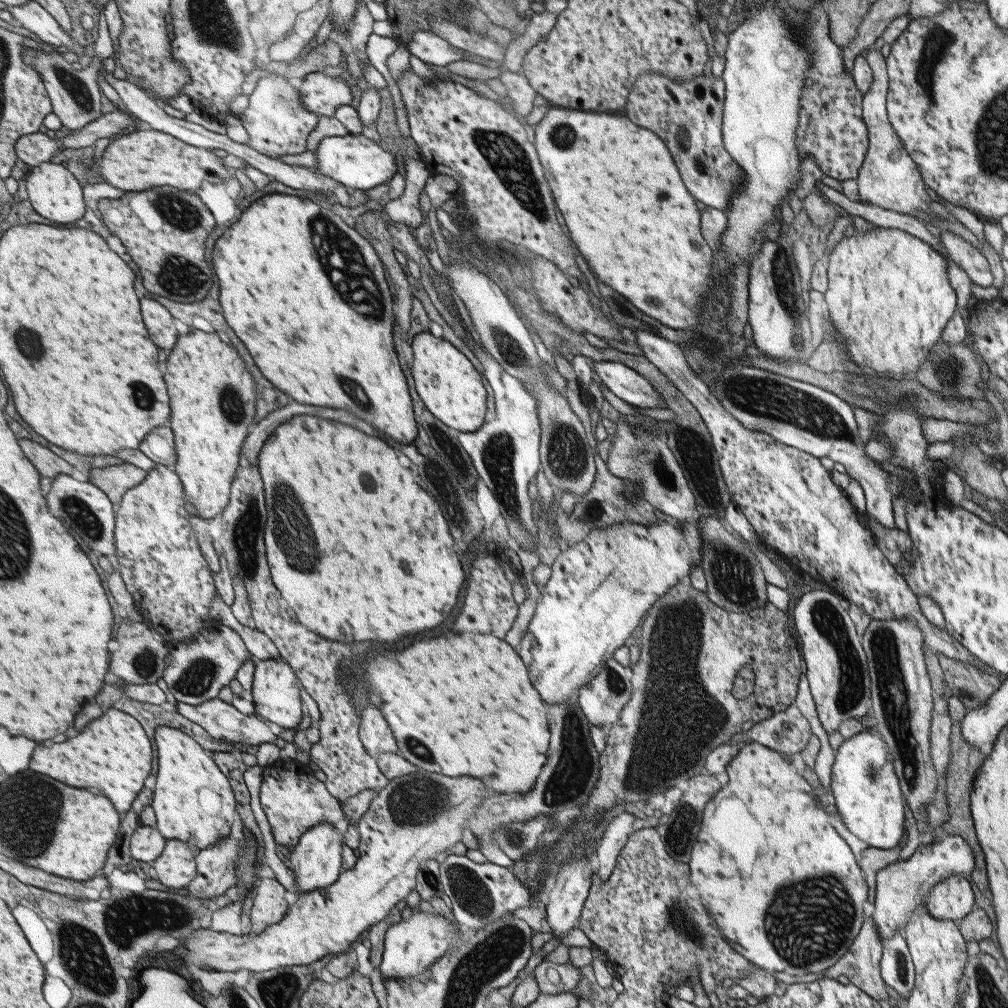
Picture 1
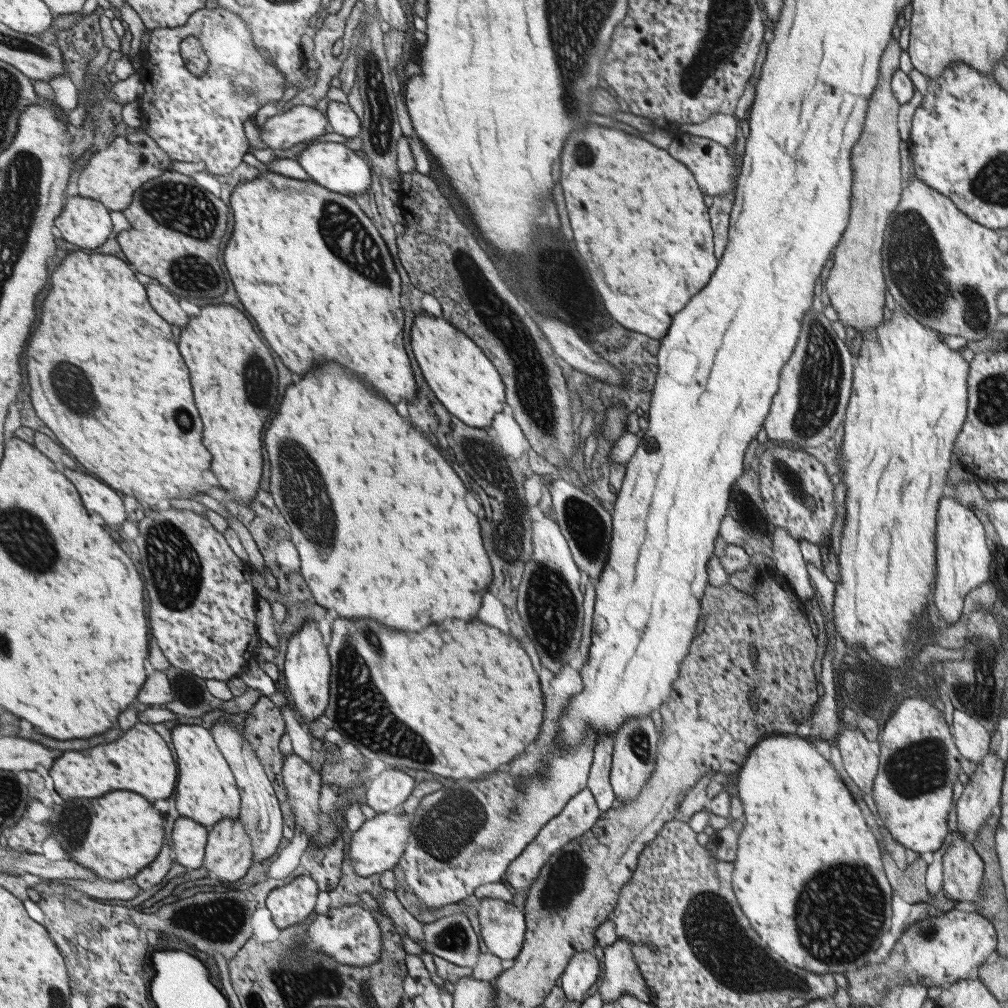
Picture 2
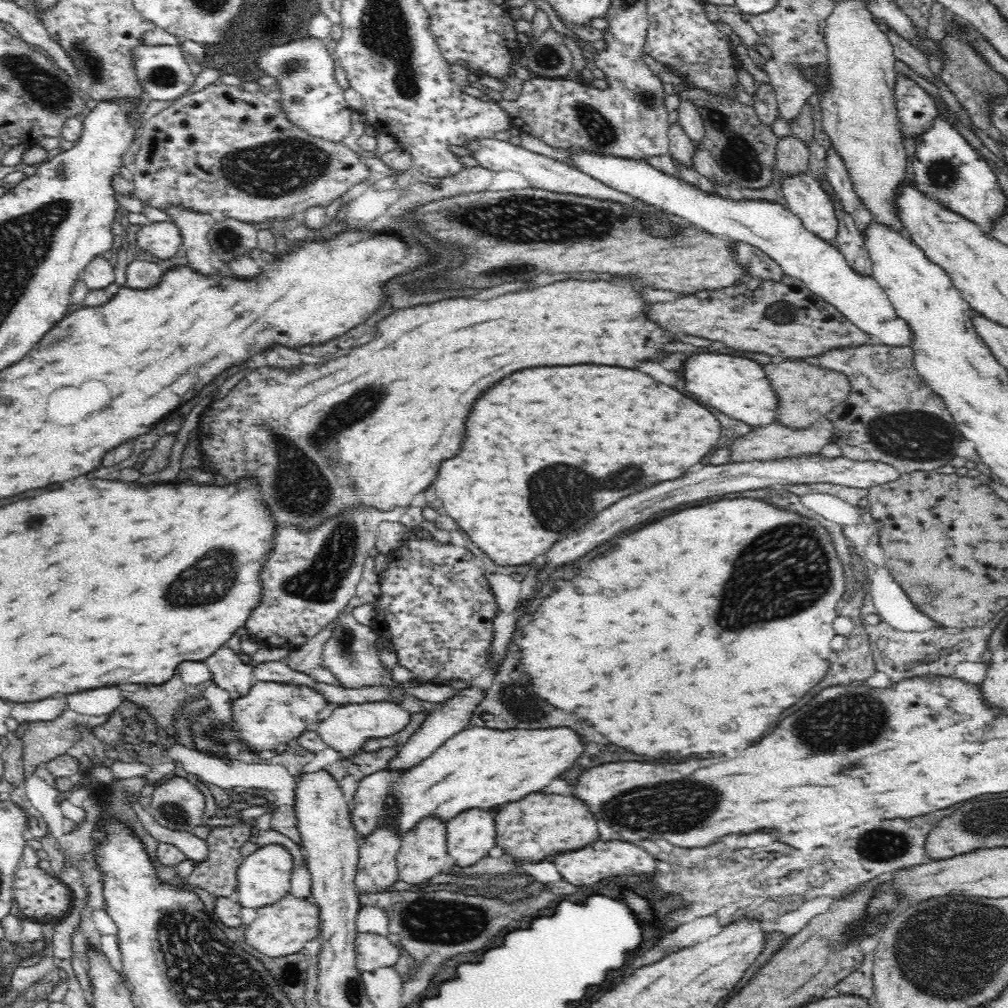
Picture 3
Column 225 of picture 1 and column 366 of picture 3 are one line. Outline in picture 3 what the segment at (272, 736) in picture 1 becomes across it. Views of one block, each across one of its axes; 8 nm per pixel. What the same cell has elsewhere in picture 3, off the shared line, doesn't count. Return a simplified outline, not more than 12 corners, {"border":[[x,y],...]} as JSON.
{"border":[[392,700],[334,707],[313,728],[344,759],[392,736],[410,713]]}

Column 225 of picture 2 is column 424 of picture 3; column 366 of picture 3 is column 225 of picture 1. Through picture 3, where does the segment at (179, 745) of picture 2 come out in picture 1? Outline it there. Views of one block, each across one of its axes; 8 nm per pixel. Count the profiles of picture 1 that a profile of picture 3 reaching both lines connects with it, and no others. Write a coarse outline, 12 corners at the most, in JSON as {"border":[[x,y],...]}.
{"border":[[160,726],[157,830],[192,848],[229,836],[230,778],[189,733]]}

